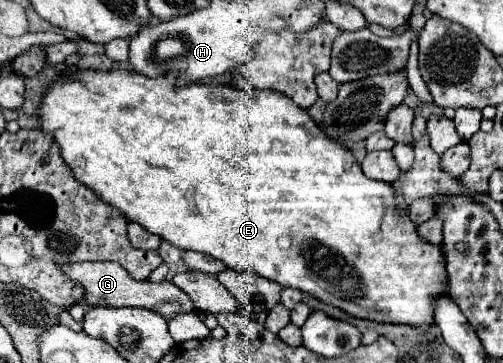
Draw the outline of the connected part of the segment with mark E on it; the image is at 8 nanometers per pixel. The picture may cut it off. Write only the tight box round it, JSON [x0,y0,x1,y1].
[35,71,447,329]

